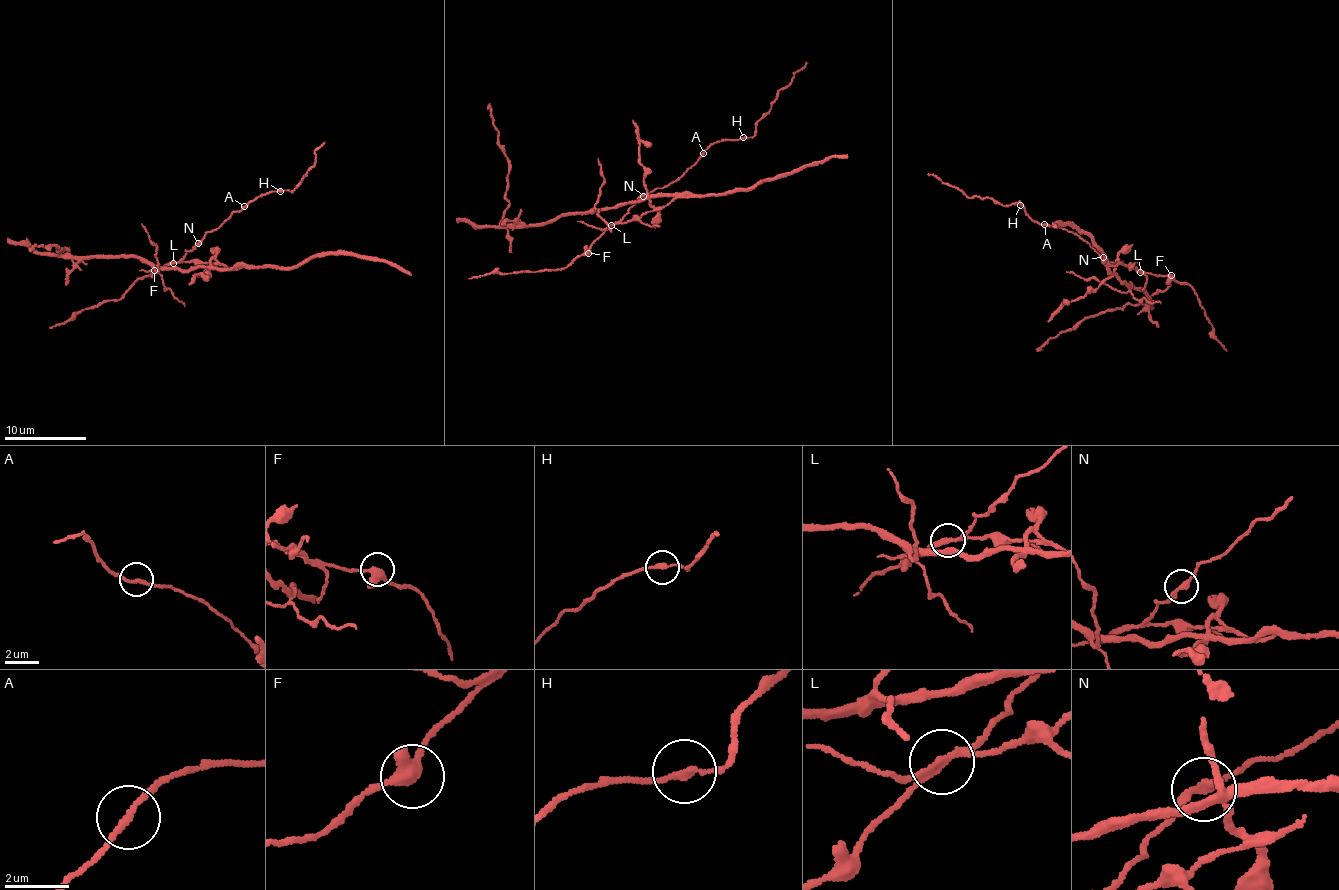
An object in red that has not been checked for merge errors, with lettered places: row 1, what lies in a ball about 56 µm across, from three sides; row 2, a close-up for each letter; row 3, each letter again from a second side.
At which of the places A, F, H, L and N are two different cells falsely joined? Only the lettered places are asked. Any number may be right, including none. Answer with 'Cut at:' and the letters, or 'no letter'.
Cut at: L

